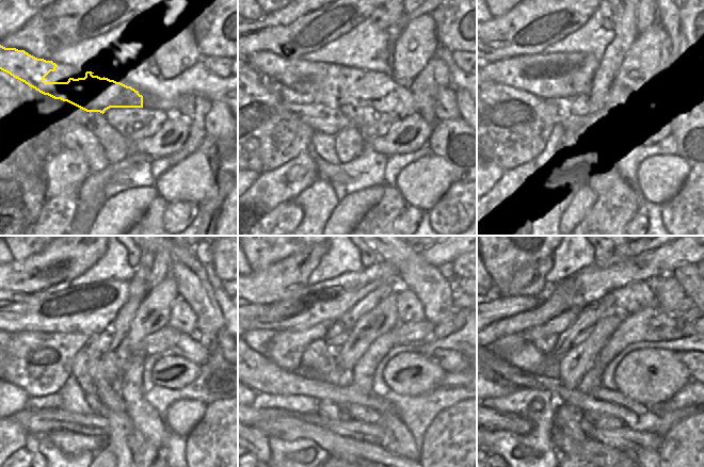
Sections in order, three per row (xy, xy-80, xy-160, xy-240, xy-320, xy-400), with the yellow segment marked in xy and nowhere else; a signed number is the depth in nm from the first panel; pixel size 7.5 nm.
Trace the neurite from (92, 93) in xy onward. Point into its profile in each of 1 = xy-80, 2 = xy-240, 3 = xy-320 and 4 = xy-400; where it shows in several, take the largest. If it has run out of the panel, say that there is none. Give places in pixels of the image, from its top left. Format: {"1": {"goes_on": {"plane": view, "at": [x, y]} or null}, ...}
{"1": {"goes_on": {"plane": "xy-80", "at": [377, 91]}}, "2": {"goes_on": {"plane": "xy-240", "at": [188, 347]}}, "3": {"goes_on": {"plane": "xy-320", "at": [451, 361]}}, "4": {"goes_on": {"plane": "xy-400", "at": [693, 360]}}}

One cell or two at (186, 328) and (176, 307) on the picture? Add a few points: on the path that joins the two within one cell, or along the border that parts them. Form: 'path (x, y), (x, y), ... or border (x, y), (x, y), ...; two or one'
path (186, 323), (180, 312); one

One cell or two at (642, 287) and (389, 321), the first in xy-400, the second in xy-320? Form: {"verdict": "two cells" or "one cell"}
{"verdict": "two cells"}

